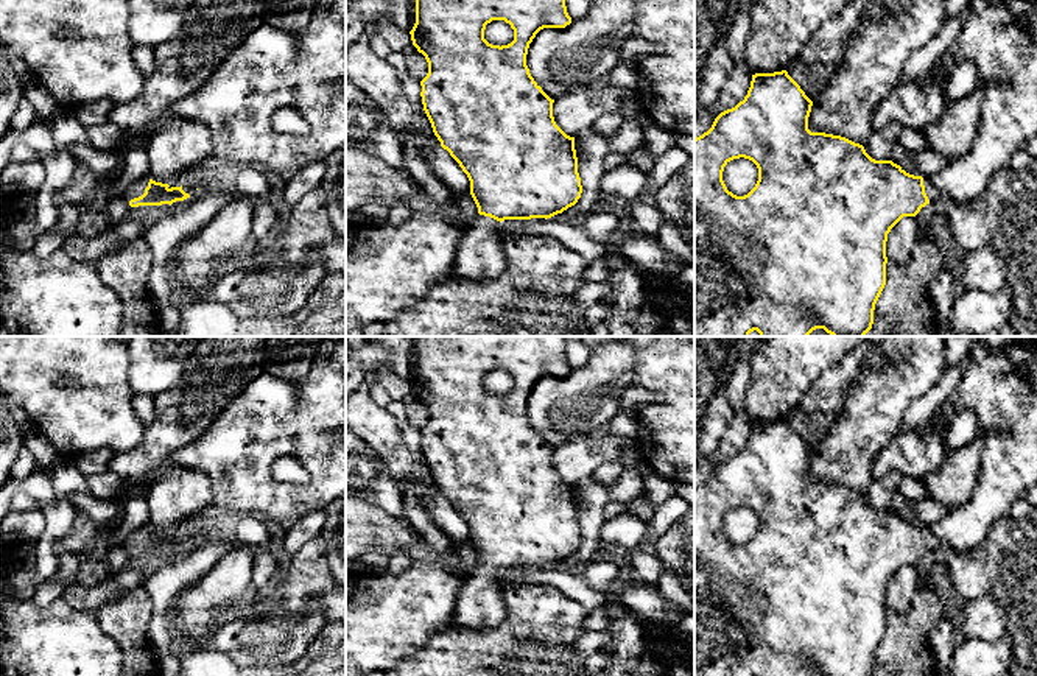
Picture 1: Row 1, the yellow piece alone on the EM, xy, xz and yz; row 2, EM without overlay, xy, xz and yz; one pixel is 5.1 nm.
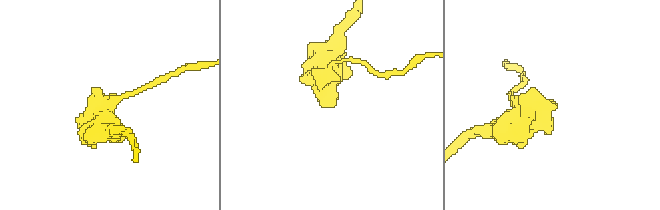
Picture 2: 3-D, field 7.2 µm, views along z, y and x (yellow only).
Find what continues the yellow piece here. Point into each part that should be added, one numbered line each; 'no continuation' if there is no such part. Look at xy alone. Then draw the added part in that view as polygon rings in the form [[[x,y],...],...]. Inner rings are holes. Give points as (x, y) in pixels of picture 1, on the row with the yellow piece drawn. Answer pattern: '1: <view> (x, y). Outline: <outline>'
1: xy (136, 189). Outline: [[[149,176],[137,179],[129,187],[120,192],[120,195],[129,202],[134,198],[139,198],[145,193],[145,188],[148,187]]]

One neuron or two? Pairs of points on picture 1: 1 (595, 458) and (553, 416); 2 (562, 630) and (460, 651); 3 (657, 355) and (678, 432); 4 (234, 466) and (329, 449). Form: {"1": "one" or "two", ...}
{"1": "two", "2": "one", "3": "one", "4": "one"}

